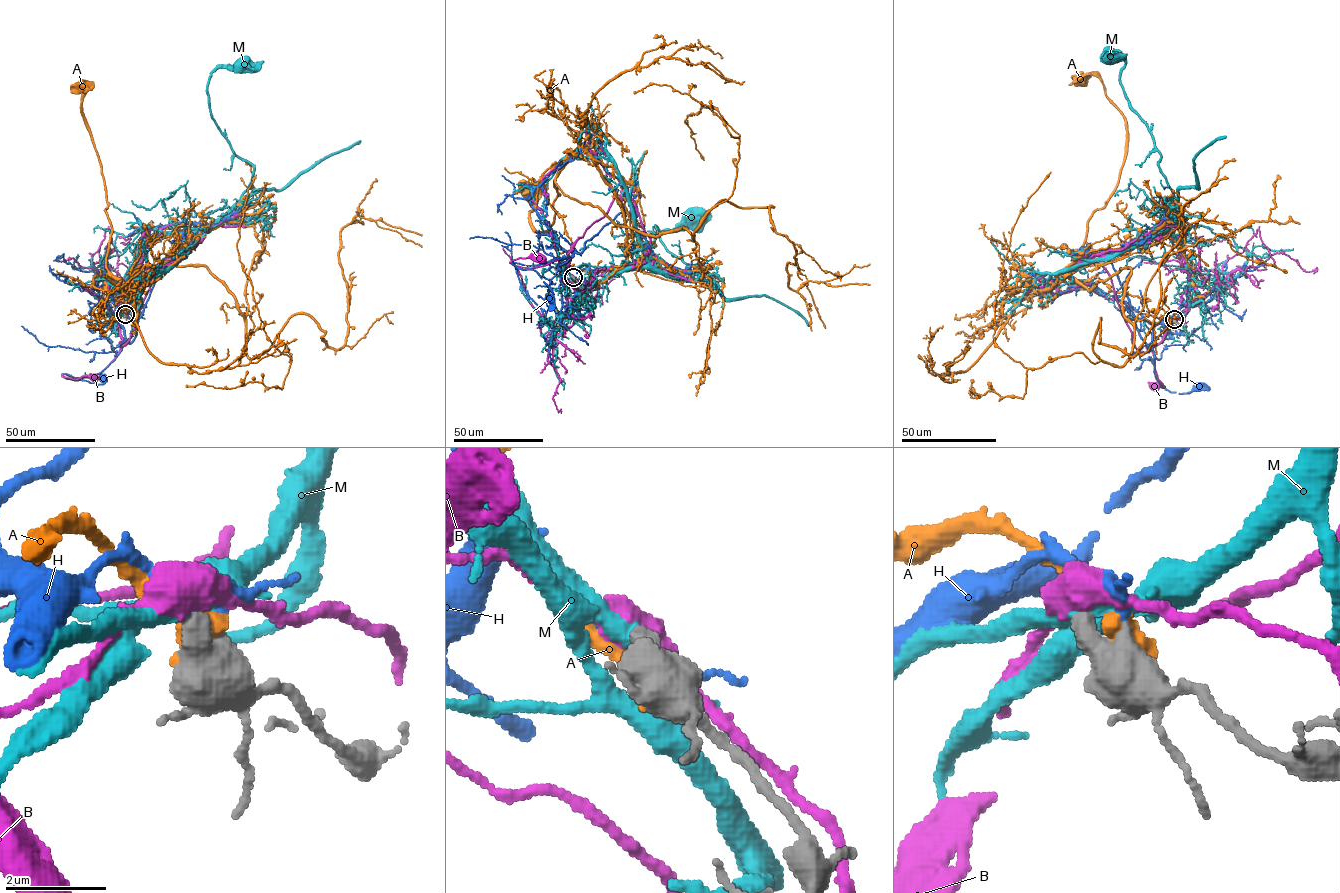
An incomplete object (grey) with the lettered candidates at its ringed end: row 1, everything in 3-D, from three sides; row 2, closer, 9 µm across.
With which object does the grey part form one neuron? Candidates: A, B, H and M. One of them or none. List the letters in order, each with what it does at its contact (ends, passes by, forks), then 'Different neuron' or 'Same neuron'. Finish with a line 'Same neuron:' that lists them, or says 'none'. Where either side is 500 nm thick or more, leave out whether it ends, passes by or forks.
A: Different neuron
B: Different neuron
H: It passes by. Same neuron
M: It forks there. Different neuron
Same neuron: H

